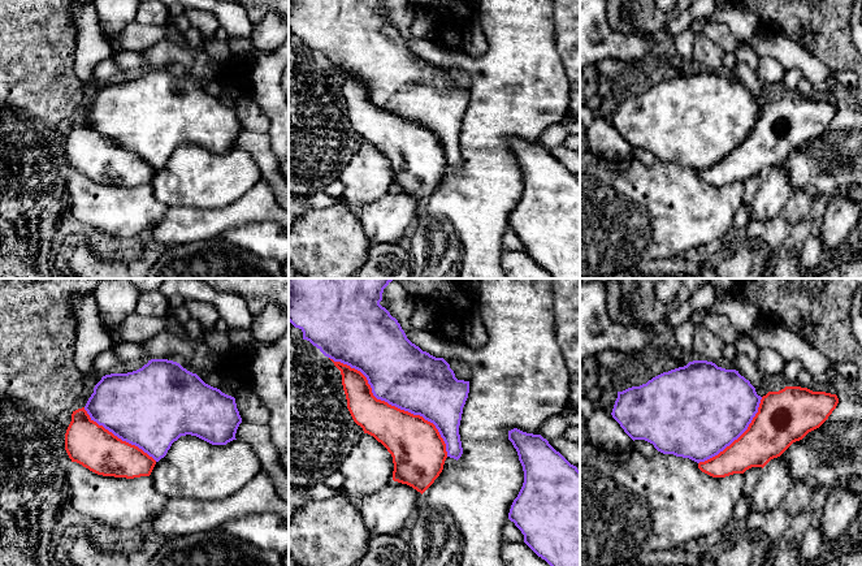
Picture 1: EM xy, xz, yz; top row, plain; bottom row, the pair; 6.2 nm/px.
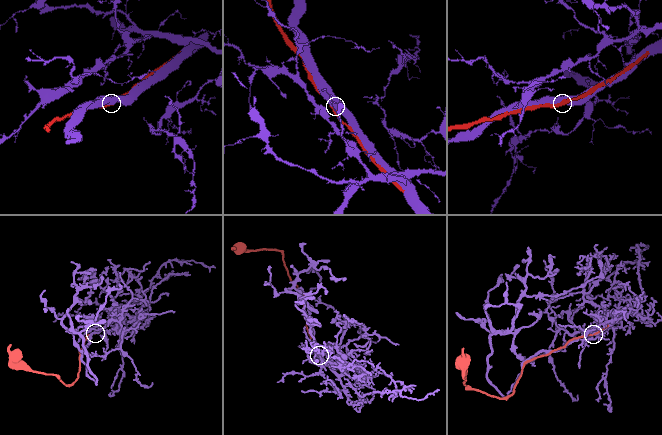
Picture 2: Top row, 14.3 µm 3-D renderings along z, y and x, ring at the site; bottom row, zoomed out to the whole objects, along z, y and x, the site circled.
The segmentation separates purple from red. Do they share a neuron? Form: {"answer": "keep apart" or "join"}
{"answer": "join"}

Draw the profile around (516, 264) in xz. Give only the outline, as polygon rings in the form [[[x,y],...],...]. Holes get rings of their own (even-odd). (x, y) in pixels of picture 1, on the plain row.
[[[503,250],[501,254],[501,267],[506,278],[554,278],[525,251]]]

